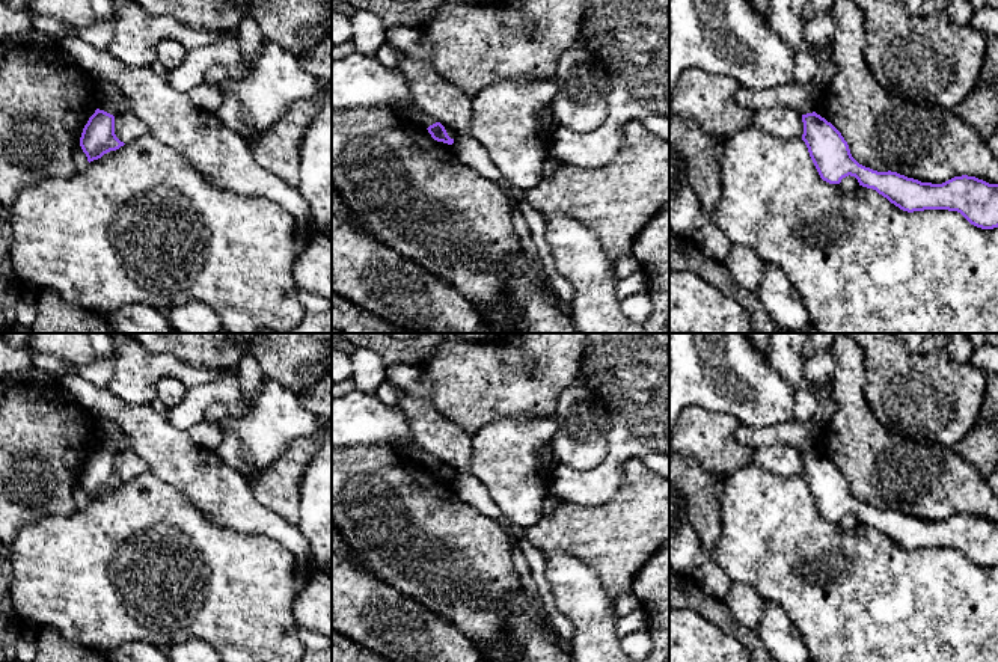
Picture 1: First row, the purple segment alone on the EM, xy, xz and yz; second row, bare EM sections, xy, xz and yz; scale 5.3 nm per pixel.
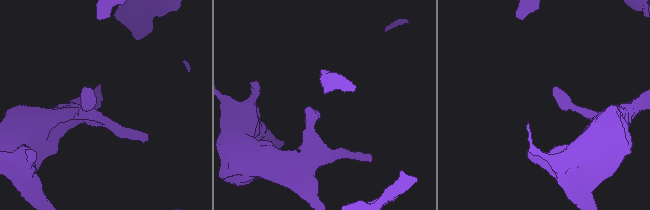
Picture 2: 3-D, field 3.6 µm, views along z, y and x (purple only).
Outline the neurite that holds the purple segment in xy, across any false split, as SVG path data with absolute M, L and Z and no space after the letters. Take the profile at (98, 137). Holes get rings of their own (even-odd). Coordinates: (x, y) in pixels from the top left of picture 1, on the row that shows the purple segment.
M96 109L89 118L80 137L80 146L87 157L87 161L101 158L110 151L116 151L125 143L115 134L115 116Z

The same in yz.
M816 112L802 115L802 122L802 140L823 181L840 184L850 175L903 211L957 211L977 228L998 228L998 184L968 175L932 184L891 170L877 172L859 164L841 133Z

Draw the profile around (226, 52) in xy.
M226 29L219 32L220 39L213 45L188 50L184 62L167 72L170 86L179 92L188 92L205 81L207 71L222 65L228 78L241 81L253 71L253 66L241 53L238 30Z

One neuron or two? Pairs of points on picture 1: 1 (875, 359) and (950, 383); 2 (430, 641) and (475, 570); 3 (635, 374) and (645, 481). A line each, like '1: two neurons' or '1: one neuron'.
1: one neuron
2: two neurons
3: two neurons

